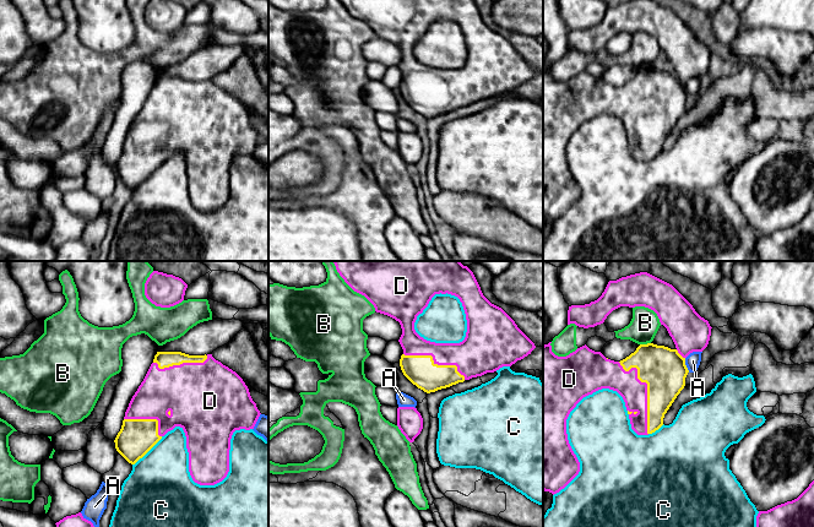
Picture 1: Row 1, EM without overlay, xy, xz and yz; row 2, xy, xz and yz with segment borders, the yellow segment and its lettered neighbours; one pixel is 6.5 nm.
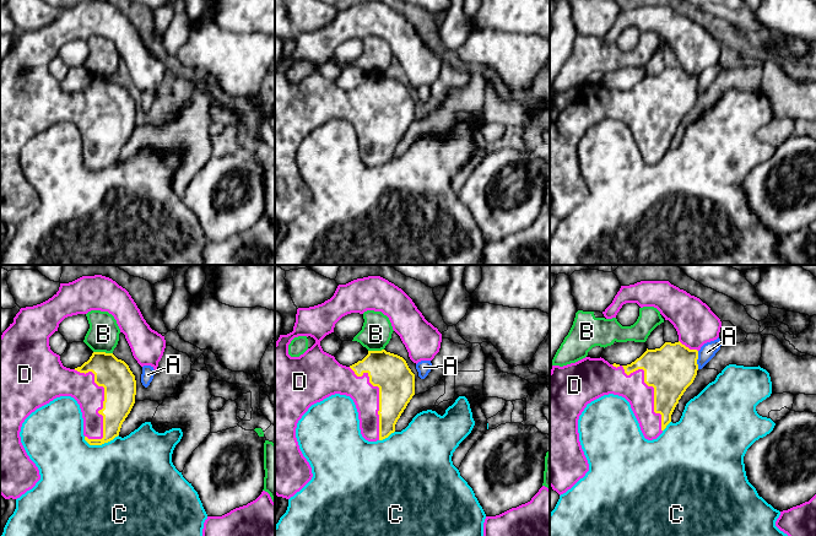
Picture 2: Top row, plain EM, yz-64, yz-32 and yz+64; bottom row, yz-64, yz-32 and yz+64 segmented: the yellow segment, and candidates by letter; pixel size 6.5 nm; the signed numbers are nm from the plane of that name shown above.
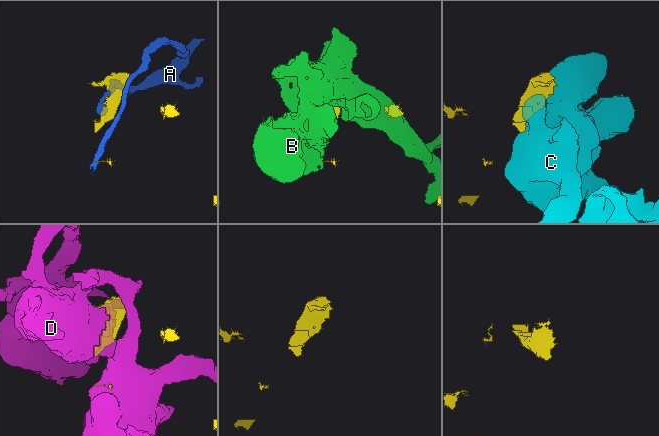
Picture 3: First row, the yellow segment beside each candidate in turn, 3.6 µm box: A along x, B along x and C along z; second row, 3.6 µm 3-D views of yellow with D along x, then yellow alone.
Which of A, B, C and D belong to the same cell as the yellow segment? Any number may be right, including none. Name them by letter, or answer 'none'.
D

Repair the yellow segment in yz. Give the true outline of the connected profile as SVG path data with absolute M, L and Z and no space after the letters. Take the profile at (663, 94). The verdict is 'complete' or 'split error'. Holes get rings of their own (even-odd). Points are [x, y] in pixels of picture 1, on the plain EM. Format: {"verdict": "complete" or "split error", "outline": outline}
{"verdict": "split error", "outline": "M630 0L609 6L597 26L569 32L568 50L595 53L620 32L645 32L653 36L675 74L653 69L640 70L629 82L614 87L586 70L566 82L555 81L552 67L543 71L543 216L553 221L580 197L580 188L568 165L566 145L584 123L602 114L617 116L625 127L631 154L637 161L652 159L663 151L664 140L685 112L689 98L685 83L693 77L702 77L709 70L712 54L709 47L701 43L672 10L652 0Z"}

